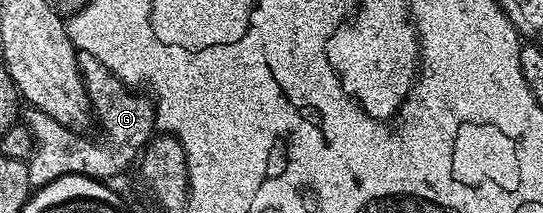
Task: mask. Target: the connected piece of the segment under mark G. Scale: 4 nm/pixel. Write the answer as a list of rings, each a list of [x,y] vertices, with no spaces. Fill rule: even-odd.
[[[79,52],[78,65],[96,124],[102,127],[102,137],[93,140],[86,136],[90,134],[75,134],[60,122],[48,118],[48,114],[38,108],[30,108],[27,116],[25,113],[24,123],[34,136],[35,150],[28,161],[31,189],[42,188],[64,175],[84,175],[94,180],[113,181],[113,176],[120,175],[130,163],[133,165],[139,159],[140,153],[155,135],[154,101],[149,95],[116,78],[116,74],[93,54]]]

